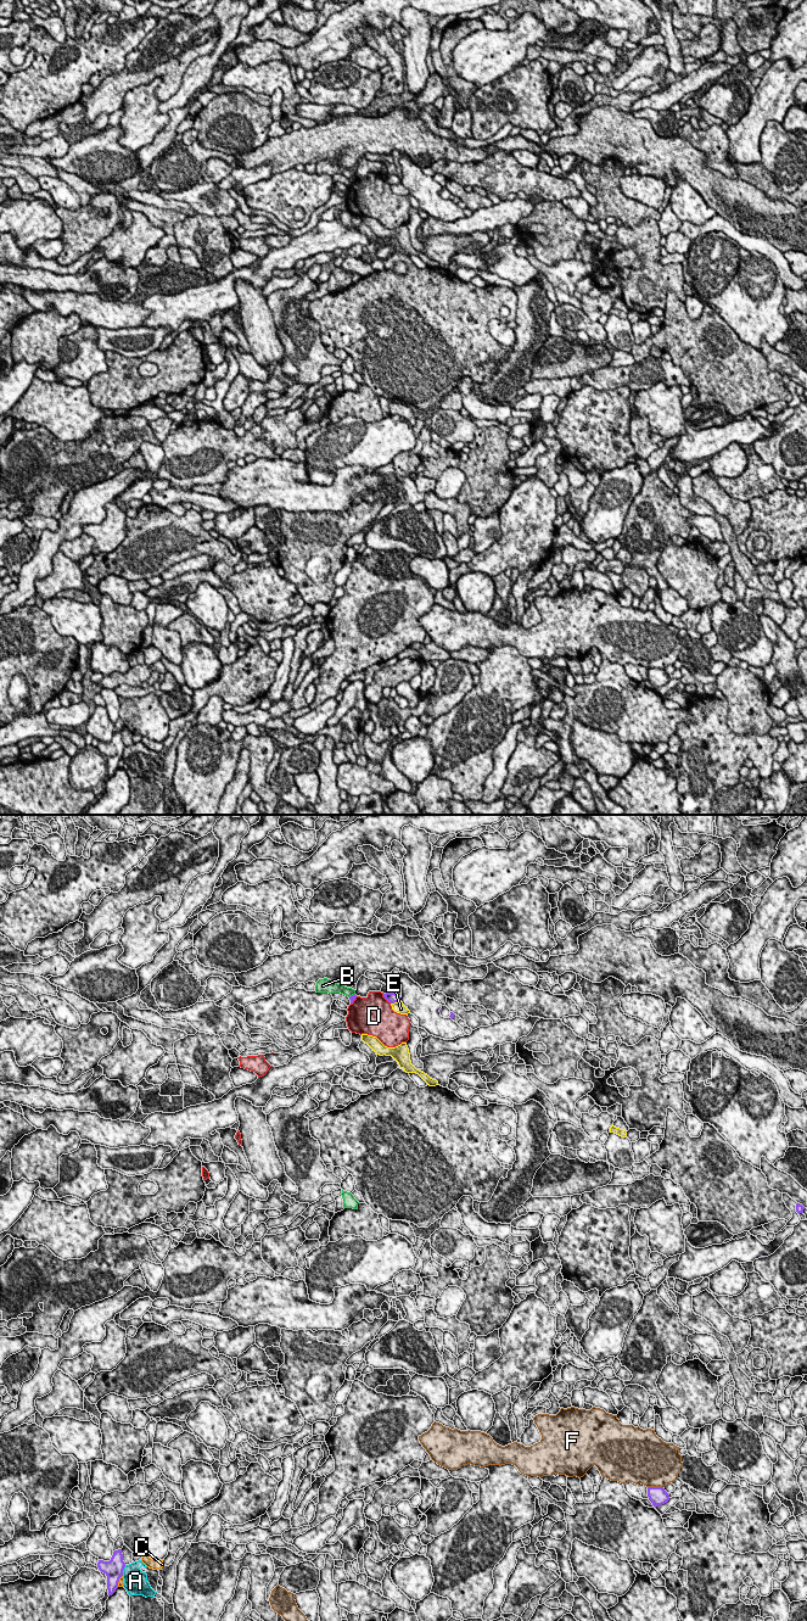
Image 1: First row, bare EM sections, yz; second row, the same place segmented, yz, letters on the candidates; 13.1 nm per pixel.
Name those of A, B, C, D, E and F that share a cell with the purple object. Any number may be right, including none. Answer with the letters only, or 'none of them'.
none of them

